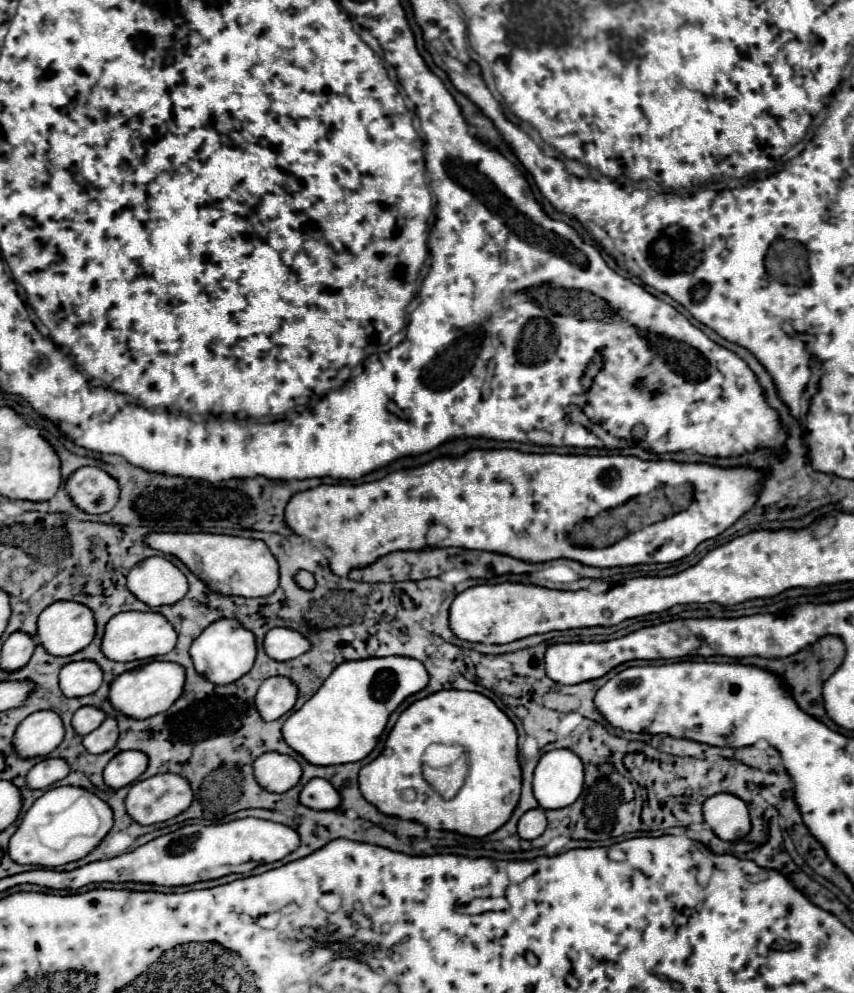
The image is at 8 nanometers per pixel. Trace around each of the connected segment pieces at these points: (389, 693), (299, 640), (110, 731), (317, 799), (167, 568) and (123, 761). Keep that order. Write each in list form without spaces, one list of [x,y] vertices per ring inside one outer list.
[[[368,657],[358,661],[346,661],[334,669],[334,673],[322,683],[318,693],[308,699],[302,709],[294,711],[286,723],[282,725],[284,741],[300,753],[312,765],[340,765],[340,763],[354,763],[362,761],[378,743],[390,713],[408,697],[418,693],[428,685],[428,671],[426,667],[412,657]]]
[[[276,627],[276,629],[270,629],[270,633],[266,633],[264,637],[264,651],[268,653],[268,657],[276,661],[288,661],[288,659],[300,657],[310,649],[312,649],[310,639],[294,629]]]
[[[108,717],[98,729],[94,729],[88,735],[84,735],[82,743],[84,743],[84,747],[90,753],[98,755],[98,753],[110,751],[118,743],[118,737],[120,737],[120,733],[118,733],[118,721],[114,717]]]
[[[312,779],[300,793],[300,803],[304,807],[316,809],[316,811],[332,811],[338,809],[342,799],[340,793],[332,787],[326,779]]]
[[[148,557],[128,573],[128,589],[146,605],[172,605],[188,593],[186,575],[164,557]]]
[[[122,751],[104,769],[104,781],[112,789],[134,783],[148,767],[148,757],[142,751]]]

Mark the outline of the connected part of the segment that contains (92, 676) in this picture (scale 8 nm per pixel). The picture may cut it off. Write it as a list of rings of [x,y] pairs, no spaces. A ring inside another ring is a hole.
[[[74,661],[60,671],[60,685],[66,697],[90,695],[102,685],[102,679],[102,667],[96,661]]]

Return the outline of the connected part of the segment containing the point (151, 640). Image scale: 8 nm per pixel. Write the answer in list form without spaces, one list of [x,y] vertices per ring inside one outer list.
[[[126,611],[114,615],[106,629],[104,629],[104,639],[102,639],[102,651],[106,653],[108,659],[112,661],[134,661],[134,659],[150,659],[158,657],[164,653],[170,653],[176,645],[176,631],[170,625],[170,621],[152,611]]]

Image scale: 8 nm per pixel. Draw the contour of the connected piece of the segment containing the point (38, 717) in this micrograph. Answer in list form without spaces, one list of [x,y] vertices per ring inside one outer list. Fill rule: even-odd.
[[[52,709],[32,713],[16,729],[14,745],[20,757],[38,757],[52,753],[64,739],[64,723]]]

